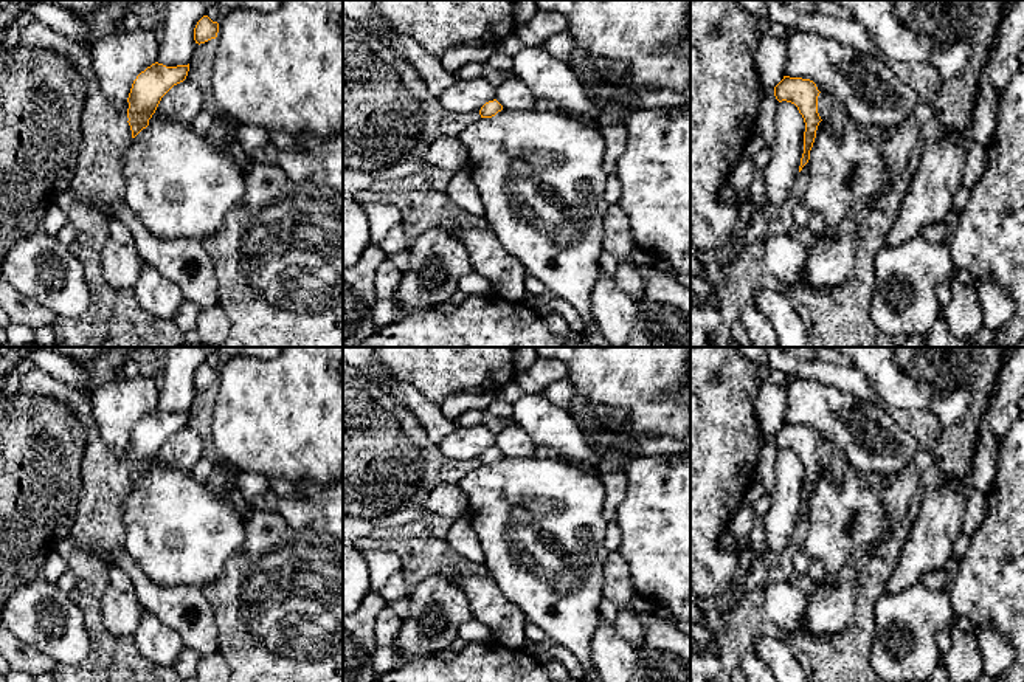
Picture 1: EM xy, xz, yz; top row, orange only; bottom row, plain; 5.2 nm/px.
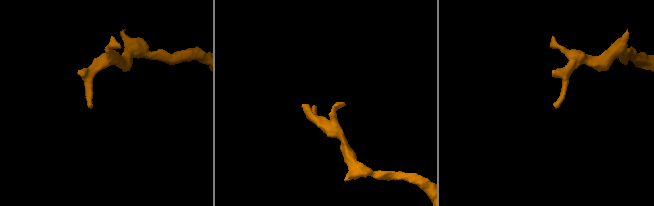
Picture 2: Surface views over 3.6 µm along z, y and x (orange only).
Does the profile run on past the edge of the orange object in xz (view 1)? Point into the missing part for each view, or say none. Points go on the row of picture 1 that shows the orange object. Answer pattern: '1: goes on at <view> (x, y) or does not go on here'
1: does not go on here

